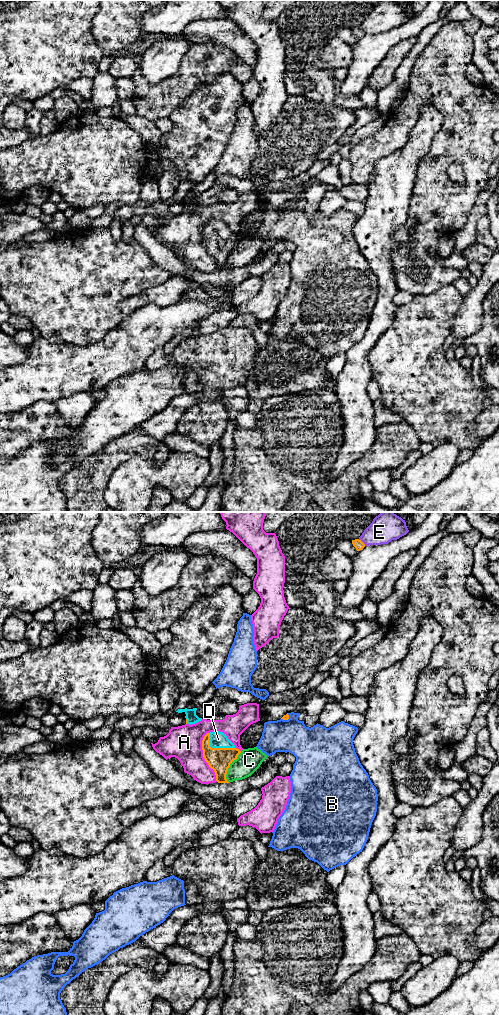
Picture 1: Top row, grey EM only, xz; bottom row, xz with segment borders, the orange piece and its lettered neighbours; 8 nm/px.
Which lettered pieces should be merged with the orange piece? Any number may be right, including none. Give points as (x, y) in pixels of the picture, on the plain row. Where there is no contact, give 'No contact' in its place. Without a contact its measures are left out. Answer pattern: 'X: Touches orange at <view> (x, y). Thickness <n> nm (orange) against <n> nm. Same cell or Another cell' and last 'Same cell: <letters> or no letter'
A: Touches orange at xz (203, 244). Thickness 190 nm (orange) against 280 nm. Another cell
B: Touches orange at xz (287, 207). Thickness 50 nm (orange) against 260 nm. Another cell
C: Touches orange at xz (229, 254). Thickness 190 nm (orange) against 190 nm. Another cell
D: Touches orange at xz (216, 236). Thickness 190 nm (orange) against 130 nm. Same cell
E: Touches orange at xz (362, 30). Thickness 80 nm (orange) against 240 nm. Another cell
Same cell: D

